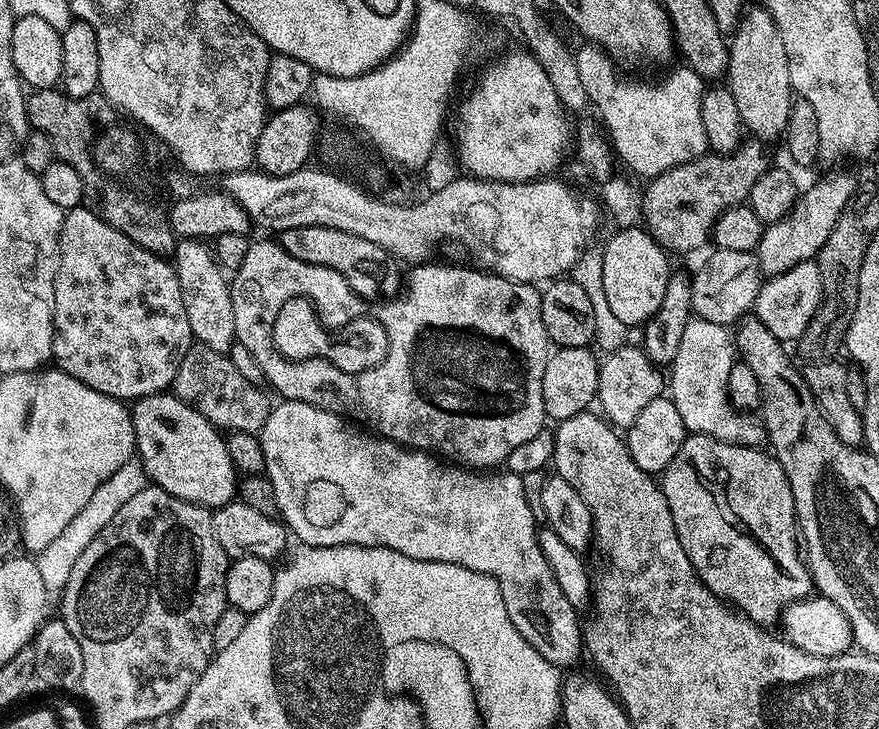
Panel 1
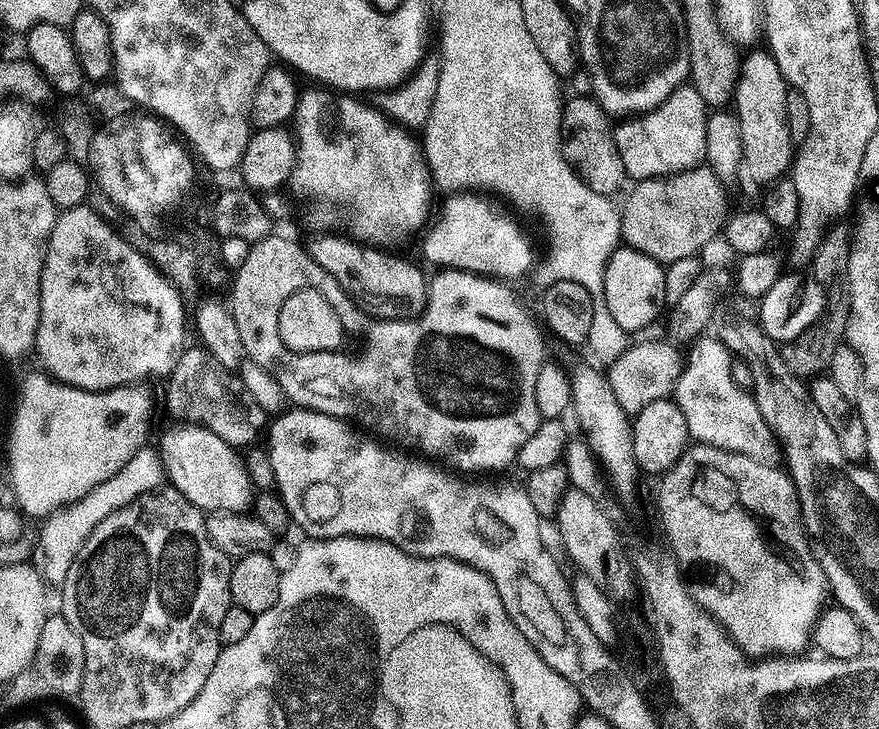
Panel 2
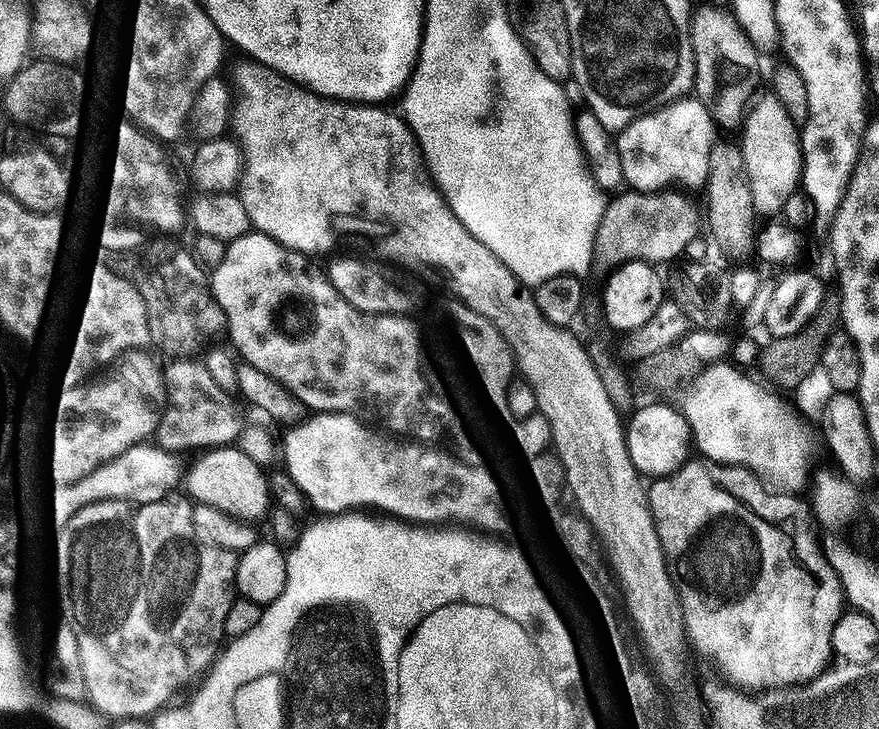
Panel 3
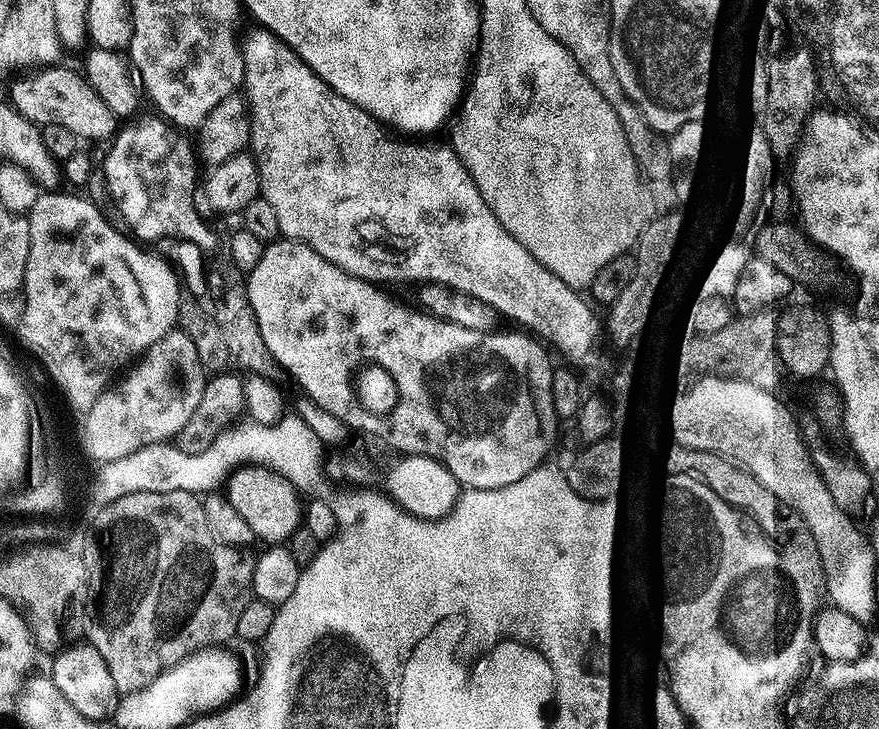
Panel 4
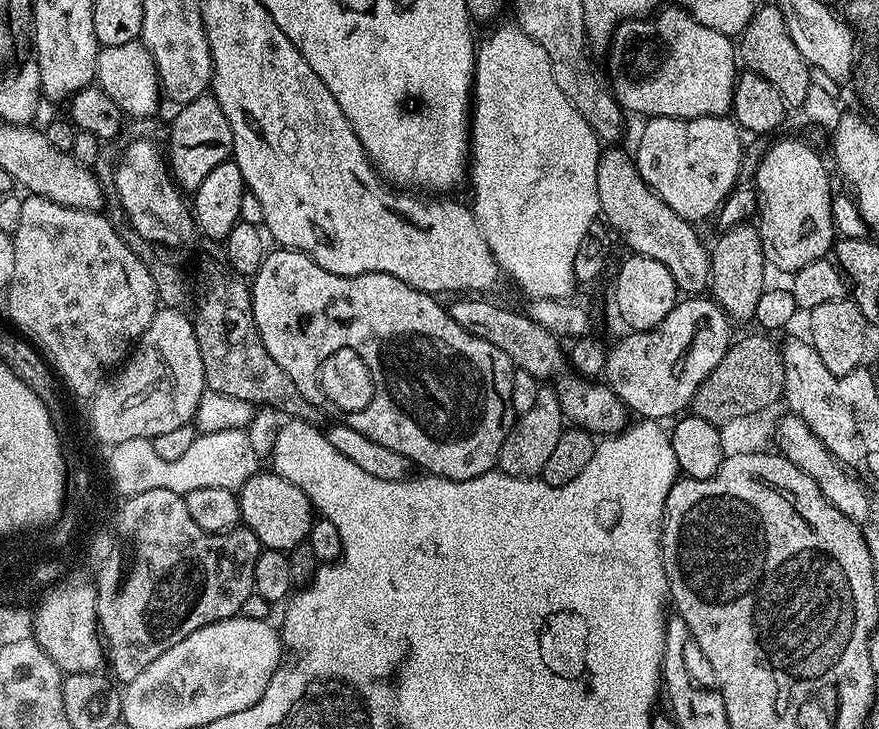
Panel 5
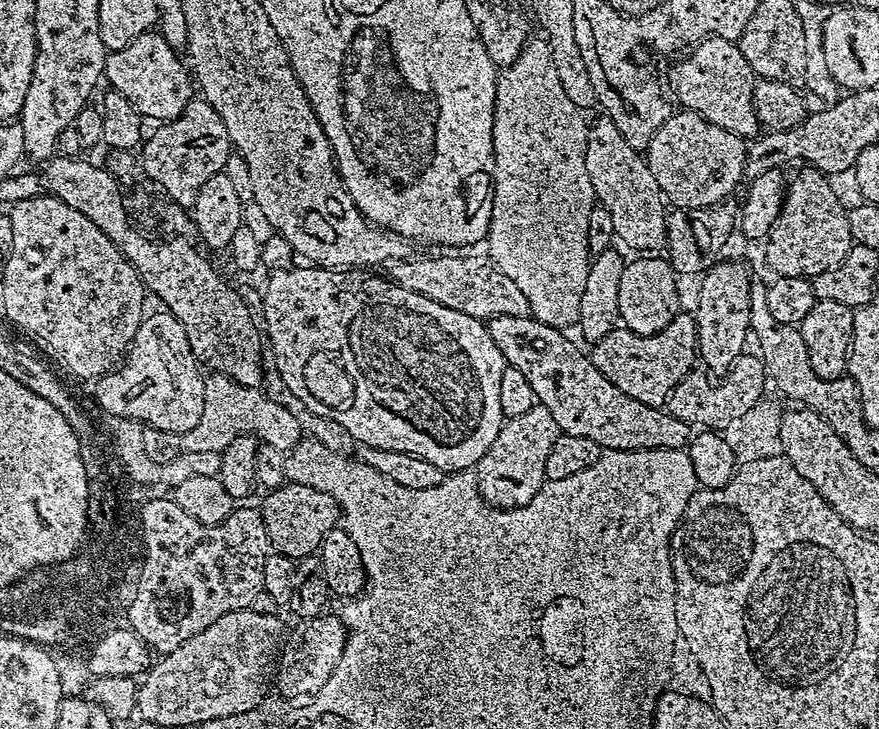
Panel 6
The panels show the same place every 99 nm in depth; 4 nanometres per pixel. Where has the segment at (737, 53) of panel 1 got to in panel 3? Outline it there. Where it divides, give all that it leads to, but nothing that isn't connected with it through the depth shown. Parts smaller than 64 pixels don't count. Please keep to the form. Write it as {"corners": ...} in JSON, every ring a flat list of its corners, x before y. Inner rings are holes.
{"corners":[[776,95,762,96,749,107,743,117,744,133,738,138,738,145,757,217,776,218,783,213,786,202,790,202,792,195,801,187,804,162,797,121,786,114,786,106,778,102]]}

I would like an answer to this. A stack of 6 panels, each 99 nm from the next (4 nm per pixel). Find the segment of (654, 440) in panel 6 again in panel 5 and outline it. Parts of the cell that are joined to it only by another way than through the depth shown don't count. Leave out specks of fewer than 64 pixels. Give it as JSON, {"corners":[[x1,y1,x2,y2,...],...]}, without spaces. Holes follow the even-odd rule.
{"corners":[[462,296,454,303,449,303,448,309,451,317,468,333,480,337,491,345,498,346,498,348,510,358,513,367,519,371,523,371,531,374,532,377,539,380,554,380,556,392,559,398,559,404,561,406,563,417,573,425,589,431,598,436,609,436,617,432,621,432,628,424,628,411,620,399,614,395,612,388,609,388,605,383,591,380,585,377,580,377,574,372,569,374,561,374,564,370,564,364,566,368,566,356,562,354,560,348,561,341,553,335,552,332,546,330,541,324,534,323,527,313,518,313,514,310,504,308,494,302,488,302,478,296]]}

